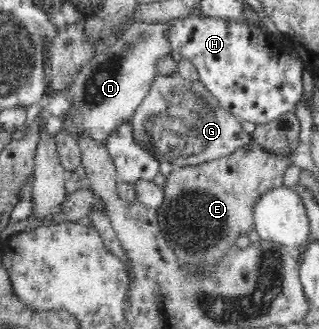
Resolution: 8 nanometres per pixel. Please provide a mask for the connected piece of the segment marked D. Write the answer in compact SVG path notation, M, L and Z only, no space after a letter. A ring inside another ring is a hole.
M171 21L128 24L123 33L101 48L96 57L82 63L80 73L76 73L71 84L73 104L64 115L62 129L75 139L82 131L87 131L90 138L104 145L116 125L133 118L137 107L149 94L154 79L160 75L157 63L173 51L169 39L169 31L173 28Z

